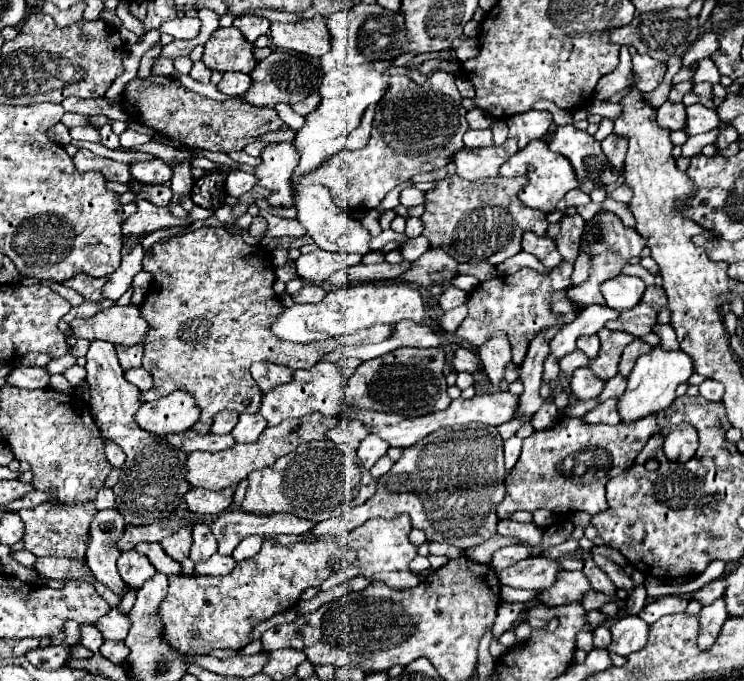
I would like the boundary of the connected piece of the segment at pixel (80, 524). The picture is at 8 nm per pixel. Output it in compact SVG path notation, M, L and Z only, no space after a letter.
M94 502L86 504L60 504L60 506L36 506L32 510L20 510L20 518L24 522L24 544L26 550L36 556L58 556L58 558L84 558L88 548L88 534L92 518L96 516Z

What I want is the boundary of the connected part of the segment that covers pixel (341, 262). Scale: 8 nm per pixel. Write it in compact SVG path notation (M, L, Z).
M316 250L310 254L302 254L296 260L296 272L306 282L322 284L336 270L356 266L362 262L362 254L328 254L324 250Z

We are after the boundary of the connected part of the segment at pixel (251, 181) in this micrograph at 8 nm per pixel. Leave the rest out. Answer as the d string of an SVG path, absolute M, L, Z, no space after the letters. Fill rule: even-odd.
M234 170L228 174L226 178L226 192L234 198L240 198L244 192L250 192L256 186L256 174L248 174L248 172L240 172Z

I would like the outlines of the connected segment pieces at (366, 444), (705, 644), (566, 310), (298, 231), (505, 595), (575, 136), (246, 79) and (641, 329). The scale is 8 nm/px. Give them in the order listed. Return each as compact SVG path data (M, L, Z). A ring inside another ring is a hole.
M370 434L368 438L364 438L364 440L360 442L358 458L362 460L364 468L370 470L370 468L372 468L372 466L386 454L388 448L390 448L388 442L384 442L384 440L382 440L380 436L376 436L376 434Z
M722 598L708 604L708 606L702 606L702 612L700 612L700 638L698 638L698 646L702 650L706 650L714 644L714 638L720 632L726 618L728 618L728 610L726 610Z
M566 290L557 291L552 295L551 308L558 314L562 314L564 324L572 322L574 320L574 308L572 308L572 302L568 300Z
M260 209L259 214L267 220L268 227L265 232L267 237L292 236L299 238L306 235L306 229L297 219L284 219L271 215L268 211L262 209Z
M502 586L502 600L506 602L530 602L536 598L534 590L520 590L520 588L512 588L512 586Z
M558 126L550 140L552 152L570 160L578 176L578 188L590 194L596 188L608 188L618 180L618 174L608 164L600 142L574 126Z
M226 72L222 82L218 84L218 90L228 96L244 96L250 88L252 88L252 78L250 74L242 72Z
M640 302L632 310L622 312L620 318L616 318L612 322L606 322L606 328L630 332L634 336L644 336L644 334L652 332L652 326L656 324L656 316L658 316L658 312L652 306Z

